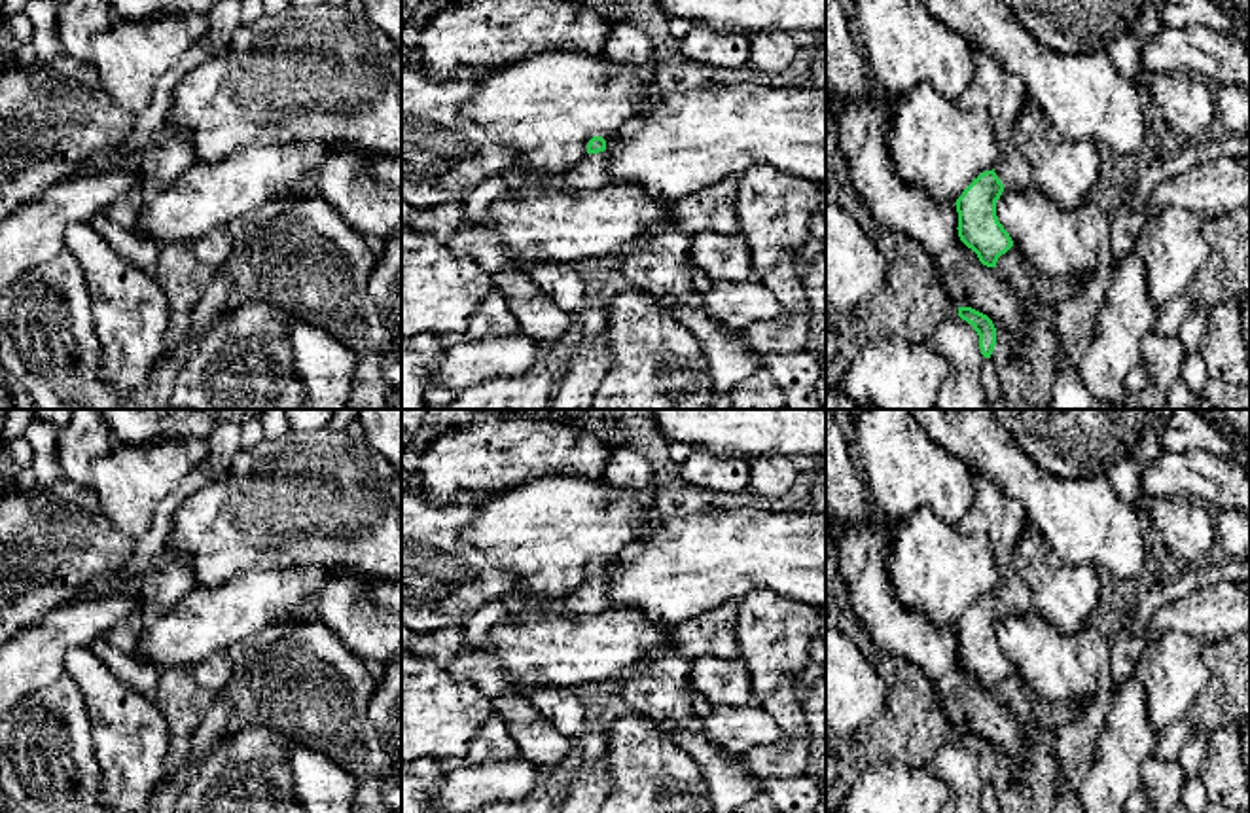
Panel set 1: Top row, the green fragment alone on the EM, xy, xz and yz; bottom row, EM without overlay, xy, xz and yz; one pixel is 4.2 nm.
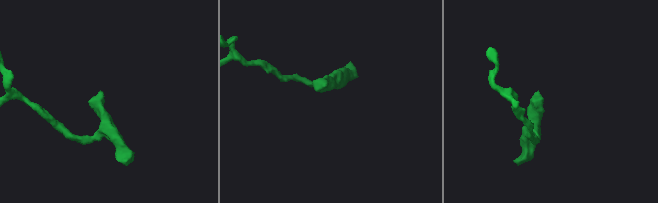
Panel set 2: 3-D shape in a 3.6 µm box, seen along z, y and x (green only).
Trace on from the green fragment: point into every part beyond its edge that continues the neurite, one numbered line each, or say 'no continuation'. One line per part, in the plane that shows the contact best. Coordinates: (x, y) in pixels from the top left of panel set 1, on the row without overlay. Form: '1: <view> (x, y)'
1: yz (997, 518)

